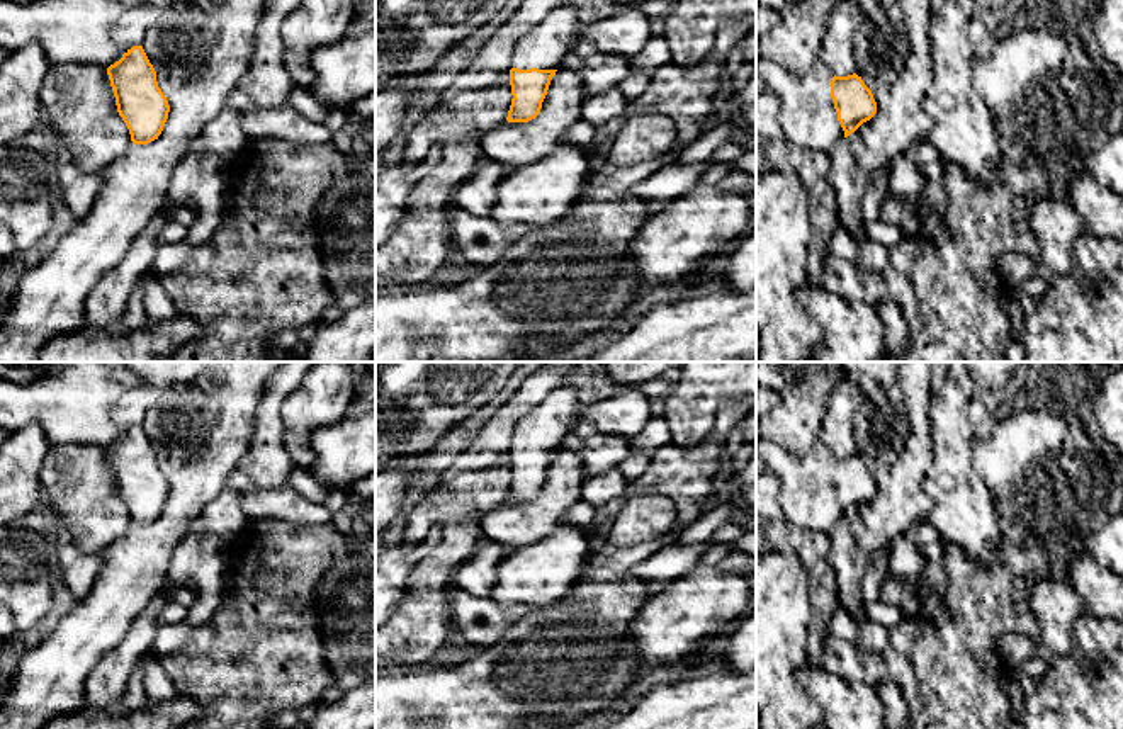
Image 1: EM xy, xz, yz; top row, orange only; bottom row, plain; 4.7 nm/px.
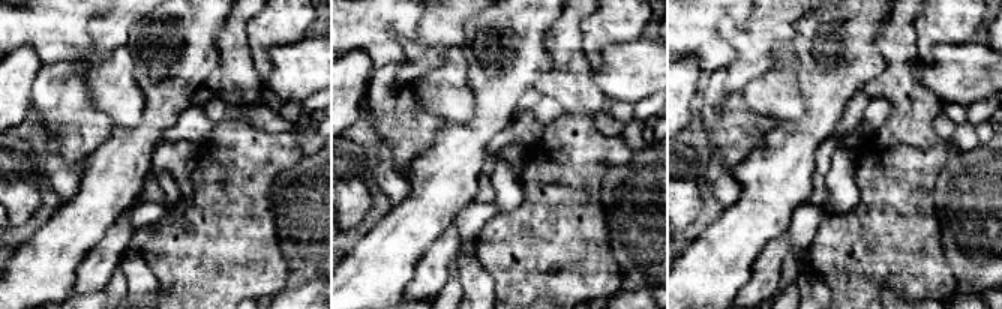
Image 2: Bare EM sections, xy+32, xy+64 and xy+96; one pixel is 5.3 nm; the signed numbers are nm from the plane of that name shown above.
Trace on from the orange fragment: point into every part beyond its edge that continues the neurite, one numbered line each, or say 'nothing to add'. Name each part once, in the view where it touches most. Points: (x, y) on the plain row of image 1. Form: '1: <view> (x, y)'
1: yz (806, 491)

